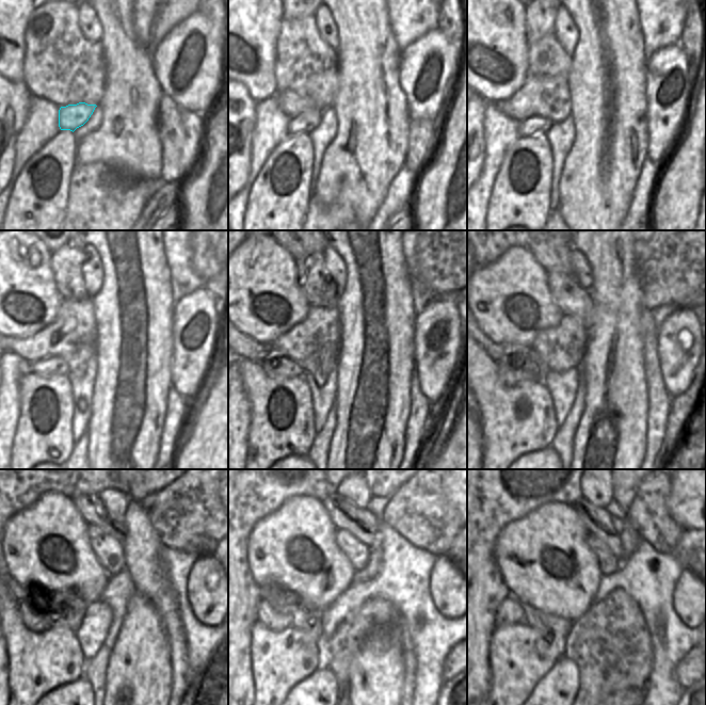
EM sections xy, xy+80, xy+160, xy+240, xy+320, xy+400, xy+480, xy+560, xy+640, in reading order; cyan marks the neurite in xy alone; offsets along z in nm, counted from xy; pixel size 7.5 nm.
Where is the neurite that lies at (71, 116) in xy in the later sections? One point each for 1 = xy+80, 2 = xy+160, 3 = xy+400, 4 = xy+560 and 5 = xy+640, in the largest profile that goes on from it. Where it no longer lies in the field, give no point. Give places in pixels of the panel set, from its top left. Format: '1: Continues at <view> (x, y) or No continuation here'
1: Continues at xy+80 (306, 122)
2: Continues at xy+160 (531, 126)
3: Continues at xy+400 (511, 371)
4: Continues at xy+560 (274, 620)
5: Continues at xy+640 (510, 611).

